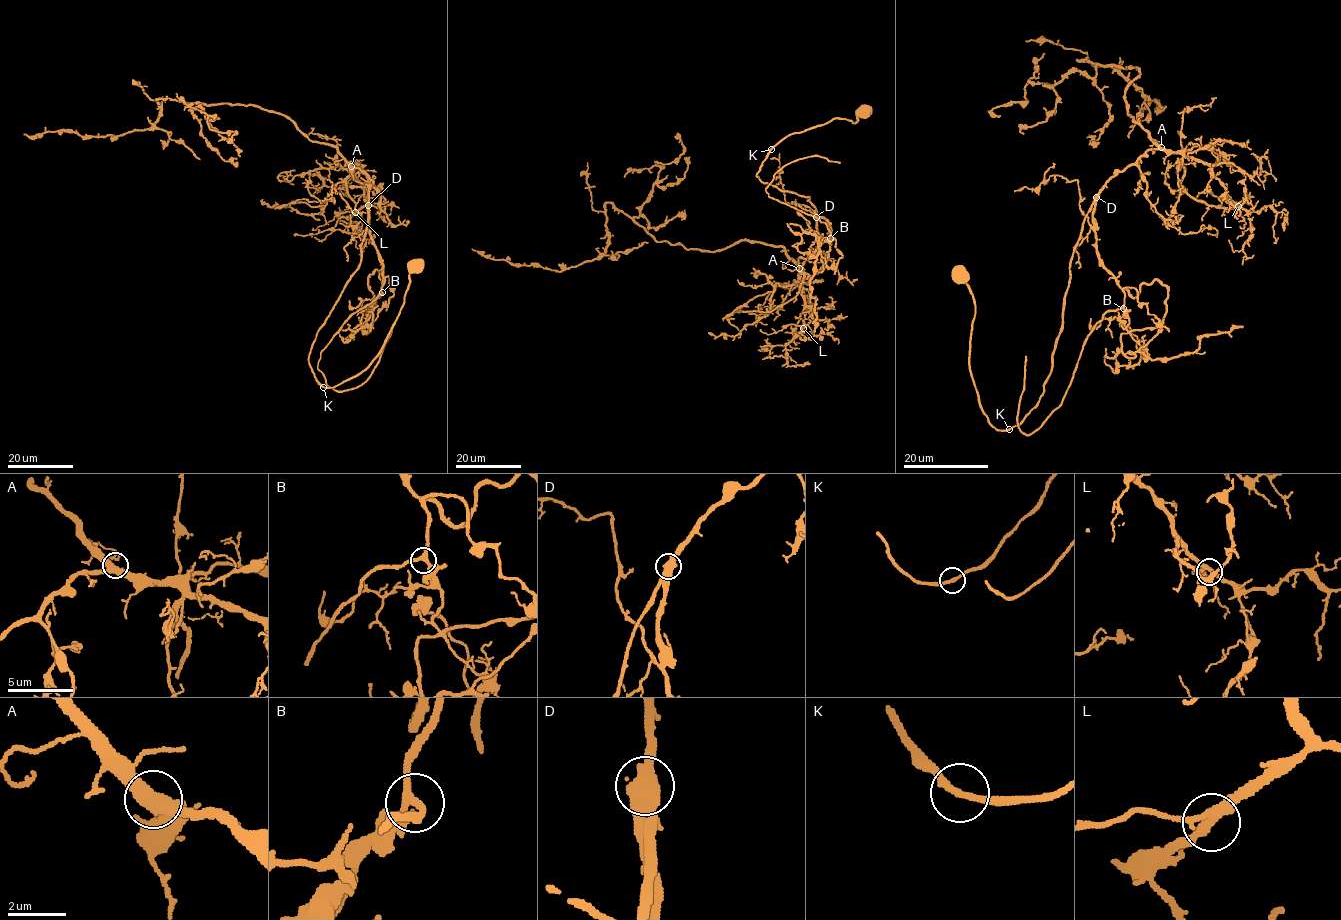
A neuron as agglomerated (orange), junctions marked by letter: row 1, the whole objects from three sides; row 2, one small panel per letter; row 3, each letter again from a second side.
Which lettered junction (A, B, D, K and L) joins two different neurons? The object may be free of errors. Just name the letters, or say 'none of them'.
D

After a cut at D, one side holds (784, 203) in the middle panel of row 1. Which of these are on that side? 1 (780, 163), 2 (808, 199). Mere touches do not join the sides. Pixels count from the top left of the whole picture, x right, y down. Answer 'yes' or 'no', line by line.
1: yes
2: no

